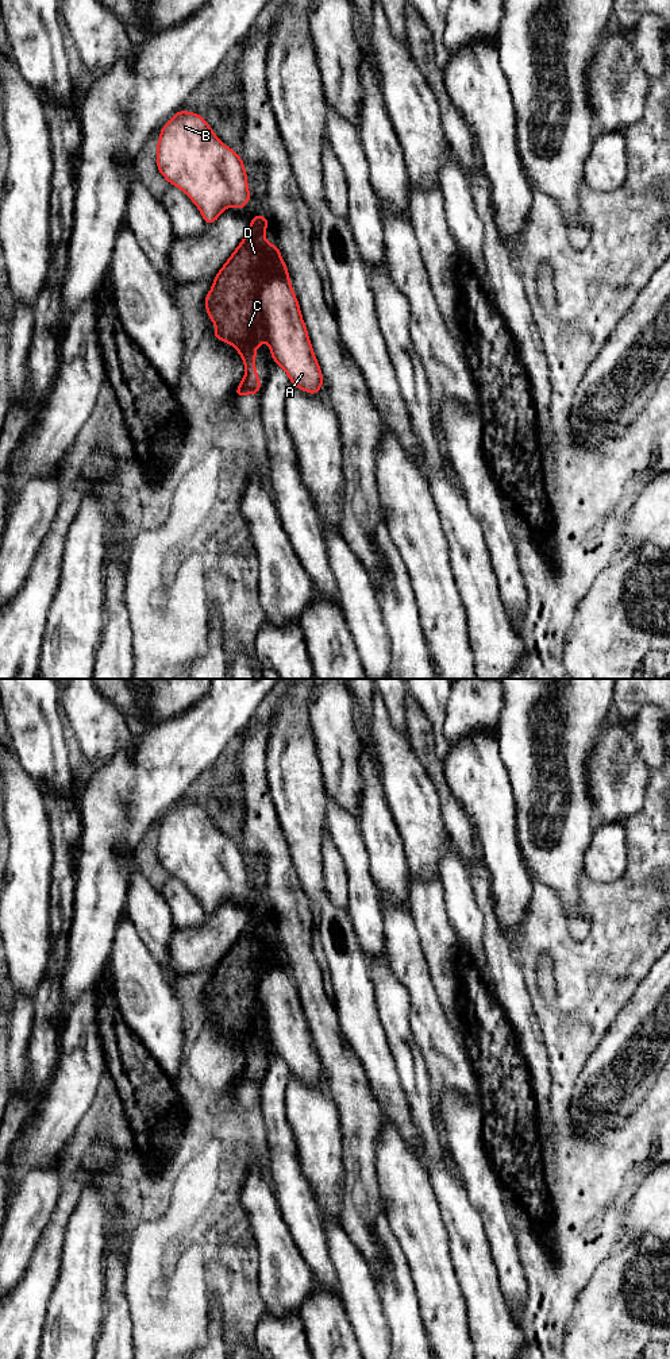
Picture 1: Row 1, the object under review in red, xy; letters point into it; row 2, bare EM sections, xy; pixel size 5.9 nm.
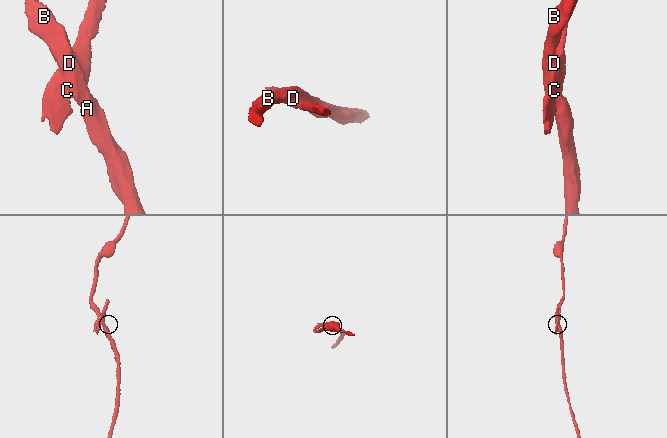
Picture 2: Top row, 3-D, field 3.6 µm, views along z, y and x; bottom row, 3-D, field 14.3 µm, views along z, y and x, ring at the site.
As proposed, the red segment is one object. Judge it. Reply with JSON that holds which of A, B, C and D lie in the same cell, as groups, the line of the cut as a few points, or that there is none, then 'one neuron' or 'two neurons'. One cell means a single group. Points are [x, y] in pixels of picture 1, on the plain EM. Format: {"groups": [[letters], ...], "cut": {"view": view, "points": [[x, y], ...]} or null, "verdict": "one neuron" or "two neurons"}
{"groups": [["A", "B"], ["C", "D"]], "cut": {"view": "xy", "points": [[280, 961], [269, 965], [257, 983], [257, 1002], [266, 1029]]}, "verdict": "two neurons"}

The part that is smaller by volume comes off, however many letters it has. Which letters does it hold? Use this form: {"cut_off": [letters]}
{"cut_off": ["C", "D"]}

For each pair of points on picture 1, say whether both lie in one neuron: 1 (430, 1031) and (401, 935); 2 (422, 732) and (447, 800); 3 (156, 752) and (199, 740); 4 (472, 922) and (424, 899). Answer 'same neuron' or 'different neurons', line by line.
1: same neuron
2: same neuron
3: same neuron
4: different neurons

